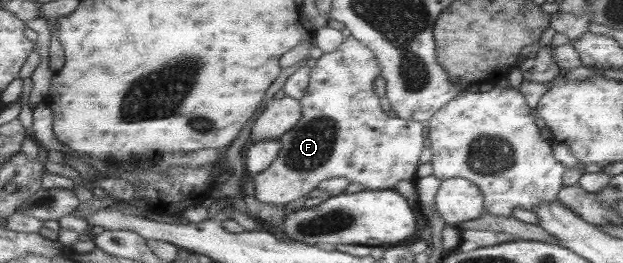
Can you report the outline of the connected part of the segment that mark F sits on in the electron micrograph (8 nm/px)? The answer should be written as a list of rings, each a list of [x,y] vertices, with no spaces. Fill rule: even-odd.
[[[350,35],[343,37],[342,43],[340,43],[334,51],[321,54],[320,57],[316,59],[314,66],[309,68],[307,86],[305,92],[299,99],[301,114],[298,121],[279,137],[278,140],[280,147],[276,157],[274,157],[274,161],[270,162],[270,165],[266,167],[265,170],[262,170],[260,174],[250,177],[252,183],[254,183],[254,199],[257,199],[262,203],[272,203],[272,205],[280,207],[280,205],[285,205],[289,201],[294,201],[294,199],[302,197],[302,195],[307,195],[307,193],[316,188],[318,183],[321,181],[340,177],[347,179],[348,184],[356,183],[356,185],[362,185],[362,189],[368,191],[392,190],[393,187],[403,179],[415,179],[415,171],[417,166],[420,164],[418,156],[420,155],[420,151],[422,151],[422,147],[425,147],[426,145],[424,124],[415,121],[398,119],[396,116],[391,115],[380,108],[380,105],[378,104],[379,97],[374,94],[374,89],[372,88],[374,79],[379,76],[379,67],[377,65],[378,62],[376,61],[374,55],[372,55],[366,47],[363,47],[362,43],[359,43]]]

